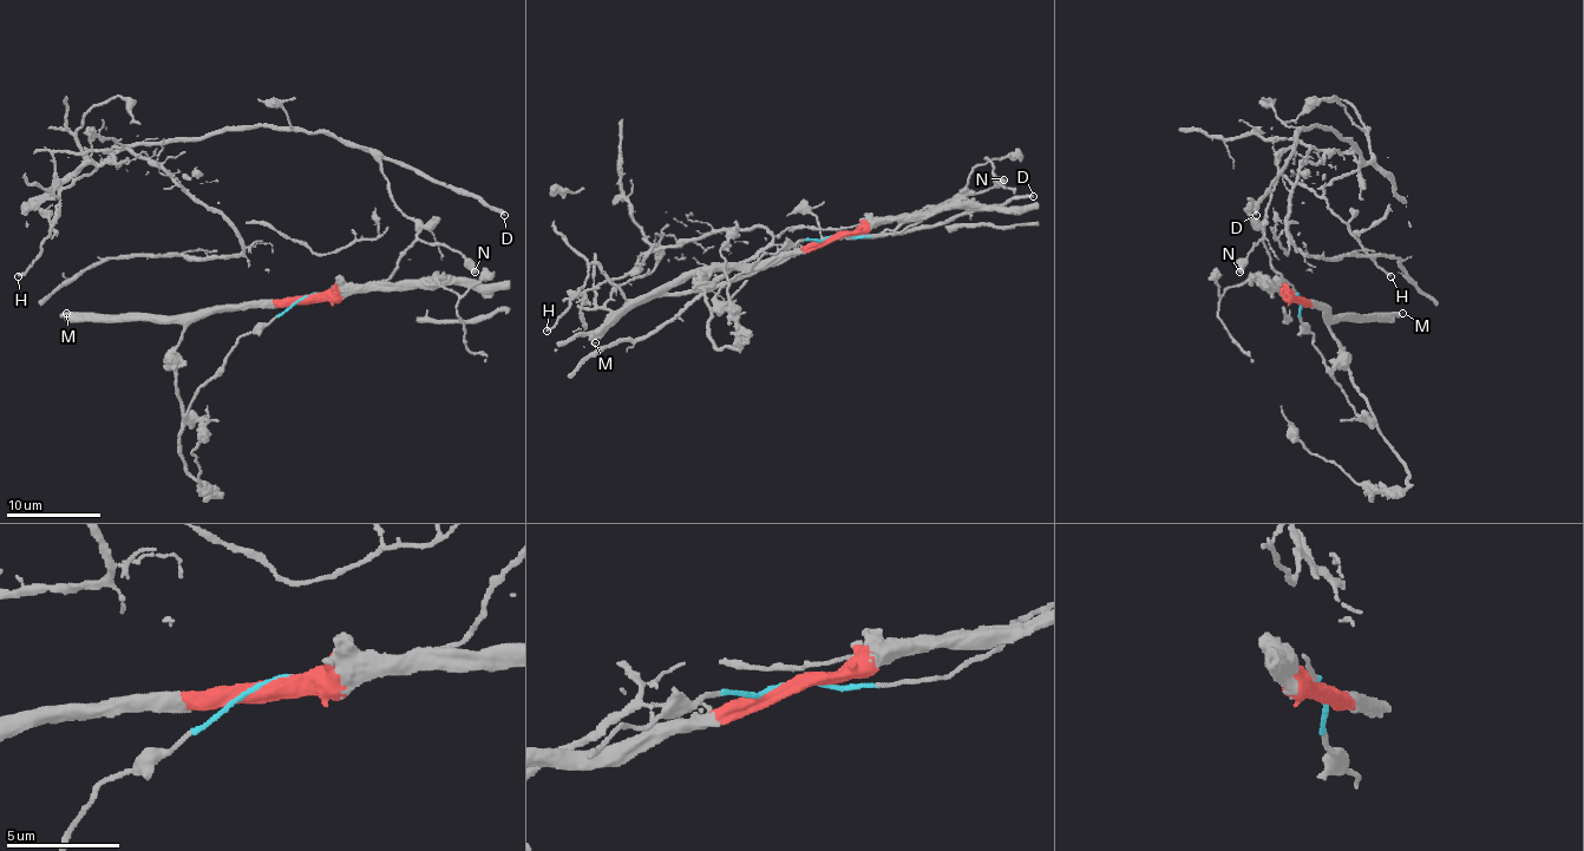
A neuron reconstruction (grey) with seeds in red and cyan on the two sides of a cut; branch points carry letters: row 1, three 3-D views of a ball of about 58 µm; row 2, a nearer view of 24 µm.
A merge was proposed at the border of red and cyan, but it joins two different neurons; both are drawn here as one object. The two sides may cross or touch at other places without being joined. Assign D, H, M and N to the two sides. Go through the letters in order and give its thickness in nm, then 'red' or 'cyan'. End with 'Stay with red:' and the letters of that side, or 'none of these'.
D: 280 nm thick; cyan
H: 200 nm thick; cyan
M: 280 nm thick; red
N: 550 nm thick; cyan
Stay with red: M

